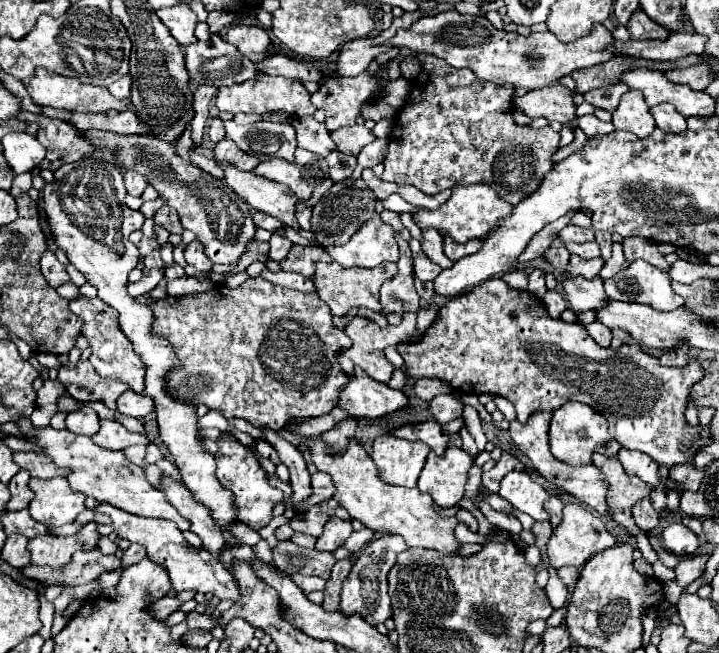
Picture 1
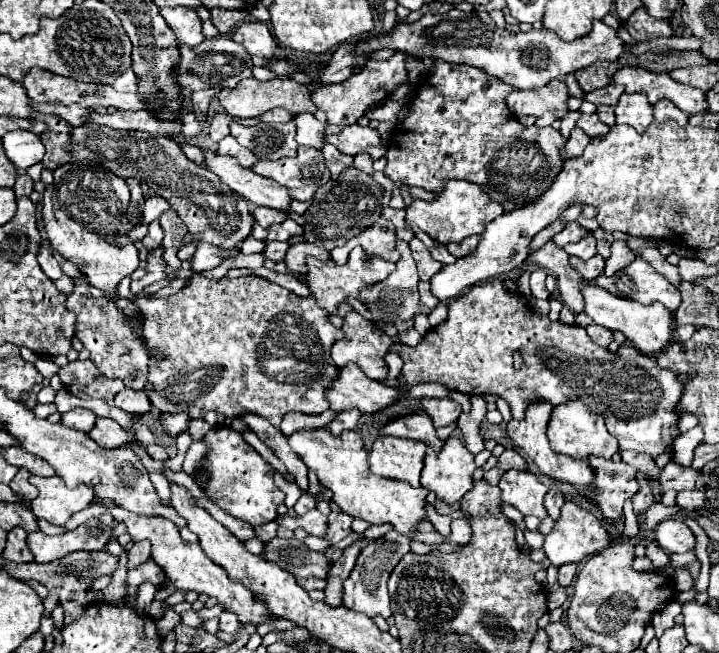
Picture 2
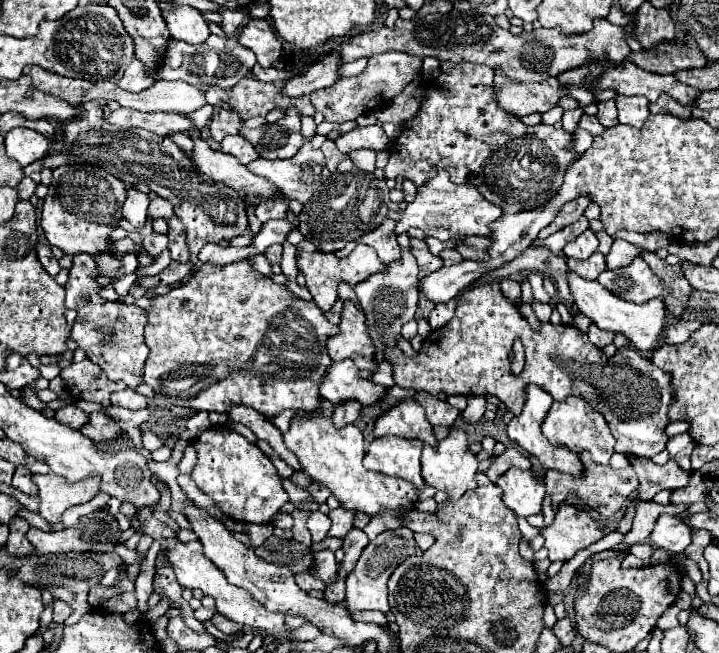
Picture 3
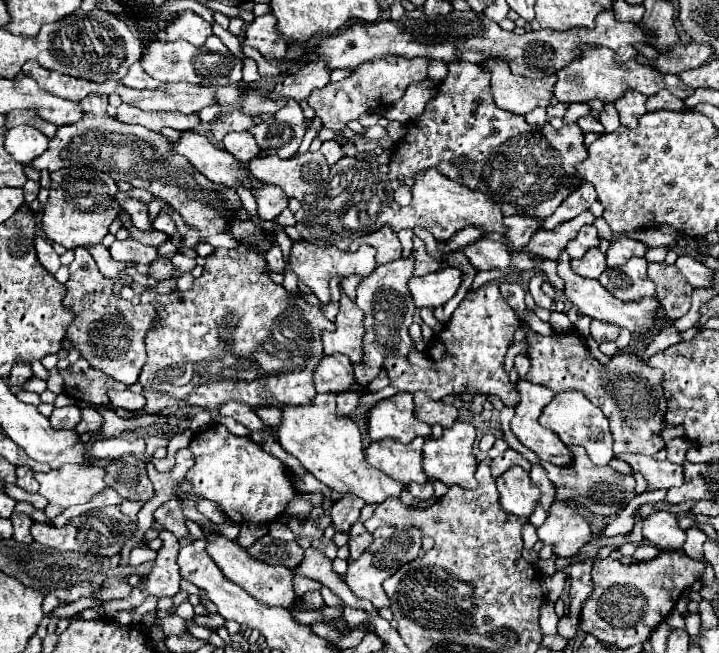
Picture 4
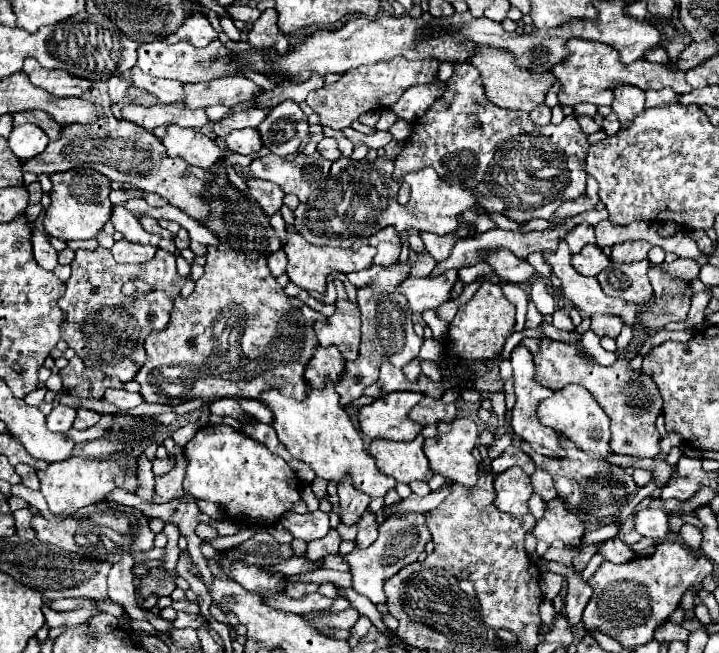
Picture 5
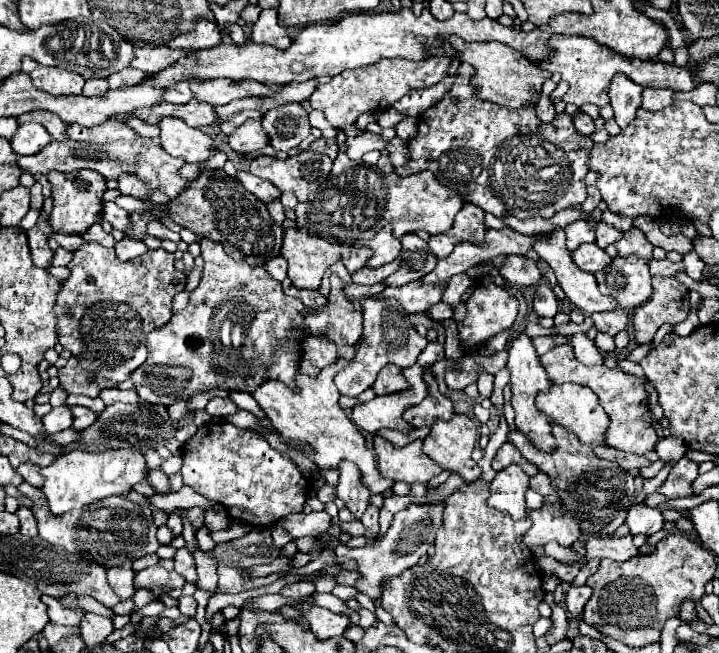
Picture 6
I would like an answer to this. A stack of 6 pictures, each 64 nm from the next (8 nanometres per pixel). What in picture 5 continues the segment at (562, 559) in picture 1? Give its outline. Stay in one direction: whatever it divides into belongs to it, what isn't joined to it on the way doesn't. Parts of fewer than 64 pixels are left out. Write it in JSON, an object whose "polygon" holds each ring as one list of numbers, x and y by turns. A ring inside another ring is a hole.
{"polygon":[[554,498,546,504,544,518,540,518,532,528,532,536,548,544,560,540,566,546,578,546,582,534,584,534,582,520,578,520,570,510,566,510,560,498]]}

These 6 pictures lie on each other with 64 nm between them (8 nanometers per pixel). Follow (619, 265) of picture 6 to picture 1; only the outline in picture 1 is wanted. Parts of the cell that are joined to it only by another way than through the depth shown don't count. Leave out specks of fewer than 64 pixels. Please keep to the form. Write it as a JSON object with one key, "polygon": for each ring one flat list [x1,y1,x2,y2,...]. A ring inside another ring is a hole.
{"polygon":[[634,260,626,270,604,280,604,290,614,300,640,302,656,310,670,312,684,306,684,298,670,286,670,276,644,260]]}

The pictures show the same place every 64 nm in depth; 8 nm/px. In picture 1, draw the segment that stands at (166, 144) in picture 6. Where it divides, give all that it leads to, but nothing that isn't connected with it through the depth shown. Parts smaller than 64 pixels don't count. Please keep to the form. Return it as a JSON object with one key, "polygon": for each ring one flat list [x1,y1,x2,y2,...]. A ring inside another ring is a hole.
{"polygon":[[218,162,218,166,224,170,224,182,252,208,278,218,282,224,292,226,294,230,300,228,294,218,294,214,296,214,294,206,296,206,298,198,286,186,282,186,274,180,266,180,254,172,238,170,230,164]]}

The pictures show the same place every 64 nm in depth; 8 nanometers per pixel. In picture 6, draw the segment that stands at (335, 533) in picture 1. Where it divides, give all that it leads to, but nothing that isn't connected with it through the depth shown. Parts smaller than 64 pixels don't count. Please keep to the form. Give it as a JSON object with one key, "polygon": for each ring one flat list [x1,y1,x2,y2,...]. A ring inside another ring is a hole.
{"polygon":[[342,462,342,466,338,466,338,472,340,480,336,486,336,494,346,502,348,510,356,518,360,518,370,504,370,490,362,486,362,474,358,474,358,466,354,466,352,462]]}

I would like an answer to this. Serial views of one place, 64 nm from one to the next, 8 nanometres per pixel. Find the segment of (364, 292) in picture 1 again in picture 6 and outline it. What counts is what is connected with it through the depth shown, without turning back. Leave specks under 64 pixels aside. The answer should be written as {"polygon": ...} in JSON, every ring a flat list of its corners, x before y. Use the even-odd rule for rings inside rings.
{"polygon":[[288,228,284,232,284,244,282,244,282,250,280,254,284,256,284,260,288,262,288,278,292,280,292,284,296,288,308,288,308,290,316,290,320,288,320,282,322,282,322,276,324,272,336,262,340,260,348,272,356,272,360,270,366,260,372,256,372,250,370,248,356,248,356,246,348,246,348,244,330,244,328,240,324,238,318,238,318,236,310,236,306,230,302,228]]}

